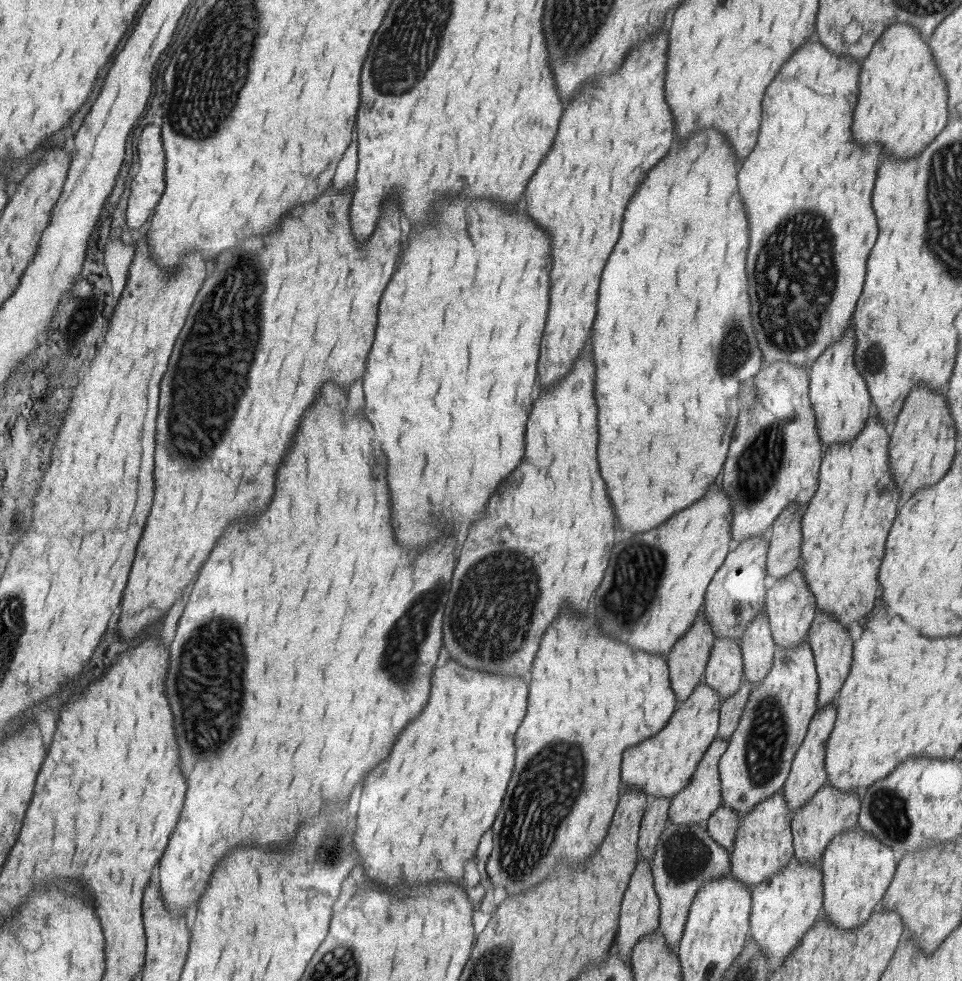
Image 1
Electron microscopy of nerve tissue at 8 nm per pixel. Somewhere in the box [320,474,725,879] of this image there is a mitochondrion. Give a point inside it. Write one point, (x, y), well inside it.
(509, 619)

